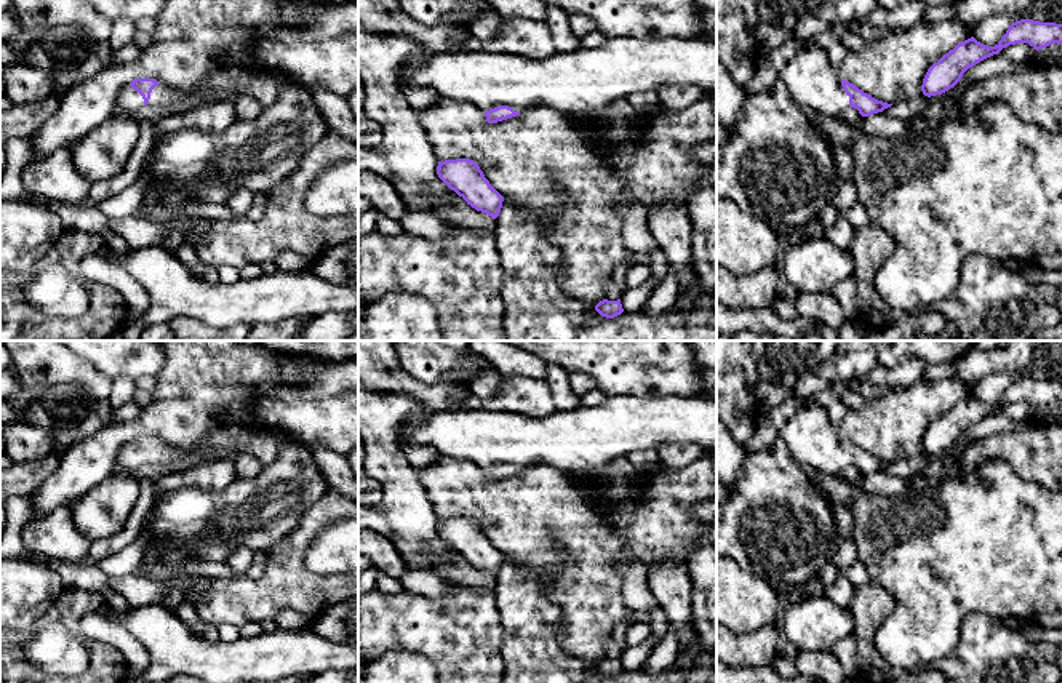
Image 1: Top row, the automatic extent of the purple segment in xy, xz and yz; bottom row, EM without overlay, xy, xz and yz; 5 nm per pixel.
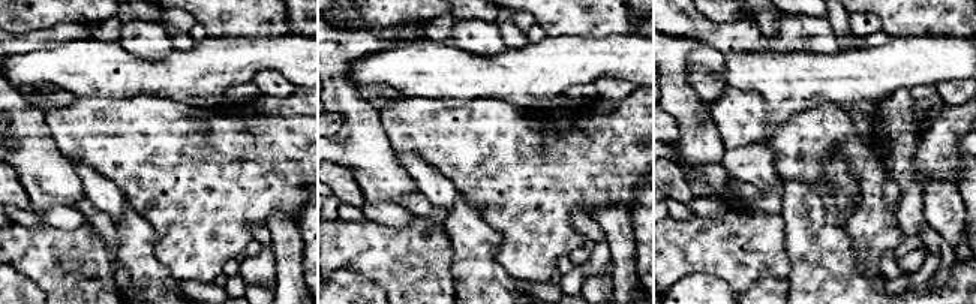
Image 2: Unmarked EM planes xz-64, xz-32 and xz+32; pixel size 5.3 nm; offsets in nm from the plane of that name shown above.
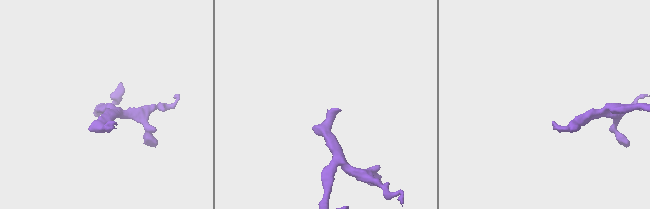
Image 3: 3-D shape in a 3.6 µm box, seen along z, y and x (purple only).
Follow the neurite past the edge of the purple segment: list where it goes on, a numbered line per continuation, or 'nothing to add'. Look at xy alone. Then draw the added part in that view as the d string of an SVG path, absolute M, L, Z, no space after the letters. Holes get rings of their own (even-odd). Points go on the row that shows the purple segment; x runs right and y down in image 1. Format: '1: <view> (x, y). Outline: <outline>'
1: xy (219, 80). Outline: M216 67L211 70L210 77L203 80L192 93L181 93L158 82L152 90L147 106L154 107L171 107L190 96L206 96L213 93L230 91L238 94L232 83L232 69L230 67Z

